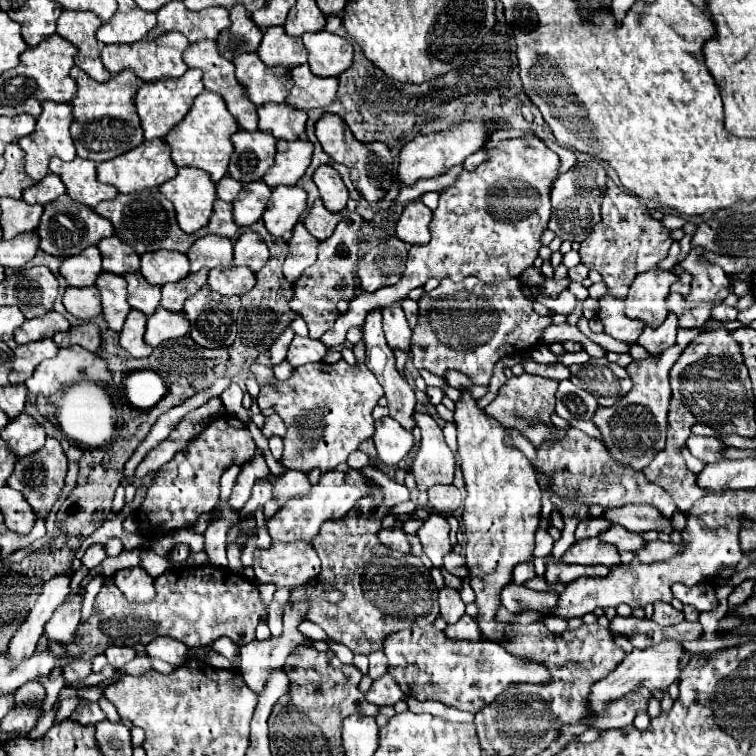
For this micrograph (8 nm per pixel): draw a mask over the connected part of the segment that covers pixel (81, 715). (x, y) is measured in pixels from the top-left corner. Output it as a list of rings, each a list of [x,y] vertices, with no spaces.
[[[87,701],[87,703],[81,707],[81,711],[79,711],[79,705],[77,705],[77,709],[73,711],[73,719],[75,719],[77,723],[81,723],[81,725],[97,725],[97,723],[105,721],[107,717],[105,717],[105,713],[101,711],[99,703]]]

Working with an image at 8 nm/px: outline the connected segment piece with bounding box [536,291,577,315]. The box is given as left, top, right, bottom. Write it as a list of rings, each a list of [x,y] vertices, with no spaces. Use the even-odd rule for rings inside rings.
[[[561,291],[559,297],[551,299],[548,296],[538,295],[537,301],[544,304],[549,309],[553,309],[555,313],[563,313],[563,315],[569,315],[573,311],[577,298],[571,293],[571,291]]]

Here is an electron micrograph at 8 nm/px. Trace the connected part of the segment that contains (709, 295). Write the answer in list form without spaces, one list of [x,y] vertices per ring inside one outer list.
[[[703,249],[691,251],[679,265],[693,275],[691,293],[685,297],[691,307],[695,307],[699,301],[721,301],[733,293],[731,279],[727,279],[721,267],[711,265],[703,257]]]

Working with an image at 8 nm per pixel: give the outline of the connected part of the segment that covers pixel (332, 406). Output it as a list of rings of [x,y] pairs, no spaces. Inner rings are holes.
[[[363,341],[353,347],[353,353],[357,357],[355,367],[351,367],[343,359],[333,365],[311,363],[297,367],[289,381],[277,381],[271,367],[251,367],[261,385],[261,395],[257,399],[259,407],[273,407],[287,425],[287,435],[283,437],[283,465],[287,469],[321,469],[323,473],[331,471],[337,465],[345,463],[361,441],[373,437],[375,421],[371,417],[371,411],[377,405],[379,397],[383,397],[383,387],[373,377],[373,373],[365,369]],[[265,379],[269,379],[273,385],[265,387]]]

